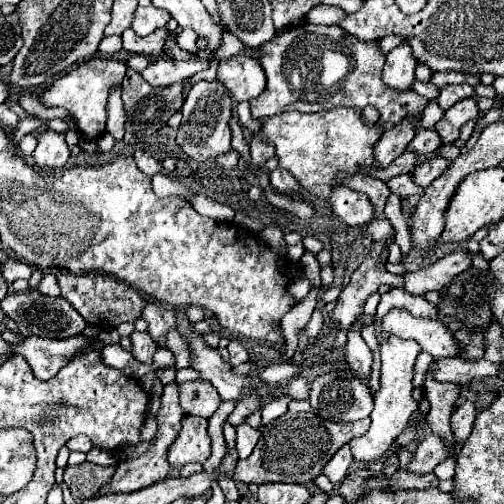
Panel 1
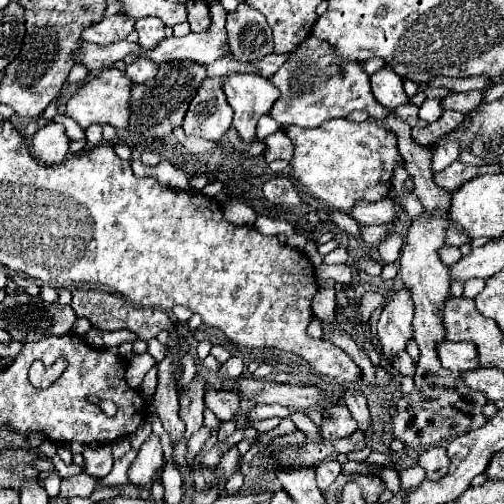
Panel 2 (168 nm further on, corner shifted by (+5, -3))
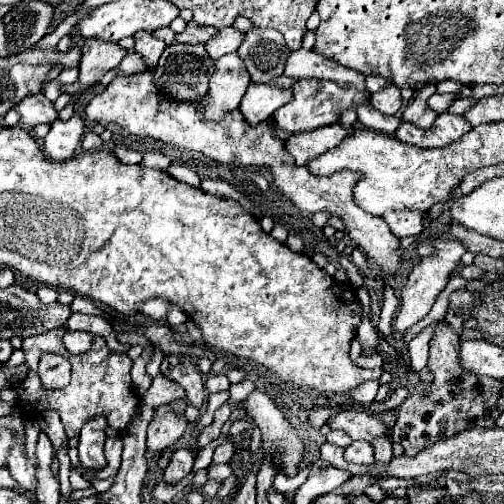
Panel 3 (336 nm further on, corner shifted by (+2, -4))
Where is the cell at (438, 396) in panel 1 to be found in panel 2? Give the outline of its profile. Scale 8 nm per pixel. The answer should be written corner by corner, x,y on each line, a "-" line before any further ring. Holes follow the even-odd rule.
403,350
403,354
399,354
399,358
395,358
397,360
397,370
399,370
399,374
403,374
403,376
407,376
407,374
413,374
413,370
415,370
415,364
411,362
411,356

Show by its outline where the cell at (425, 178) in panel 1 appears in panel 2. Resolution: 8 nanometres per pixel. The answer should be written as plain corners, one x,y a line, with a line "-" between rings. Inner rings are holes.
457,160
451,166
447,166
443,172
435,174
435,182
437,182
437,186
441,186
445,190
455,192
459,186
463,186
463,182
469,182
469,180
473,180
477,176
483,176
483,174
499,174
499,172
501,172
499,164
467,166
461,160

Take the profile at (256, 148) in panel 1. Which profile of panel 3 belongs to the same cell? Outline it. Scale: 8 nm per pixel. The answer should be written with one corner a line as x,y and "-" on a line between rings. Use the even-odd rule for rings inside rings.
336,123
308,133
294,133
284,143
286,143
286,151
294,157
294,161
298,165
306,165
312,157
318,157
322,155
322,151
336,147
350,133
352,133
350,129
344,129
340,123

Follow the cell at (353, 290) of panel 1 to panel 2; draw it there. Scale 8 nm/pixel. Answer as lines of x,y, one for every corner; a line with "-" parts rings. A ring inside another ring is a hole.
383,224
383,226
363,226
360,225
361,236
367,244
379,244
387,234
393,224

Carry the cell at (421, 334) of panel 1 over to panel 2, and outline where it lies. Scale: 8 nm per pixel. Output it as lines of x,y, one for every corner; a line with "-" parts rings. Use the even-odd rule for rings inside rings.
441,342
439,360
451,372
467,372
481,368
477,348
471,342

